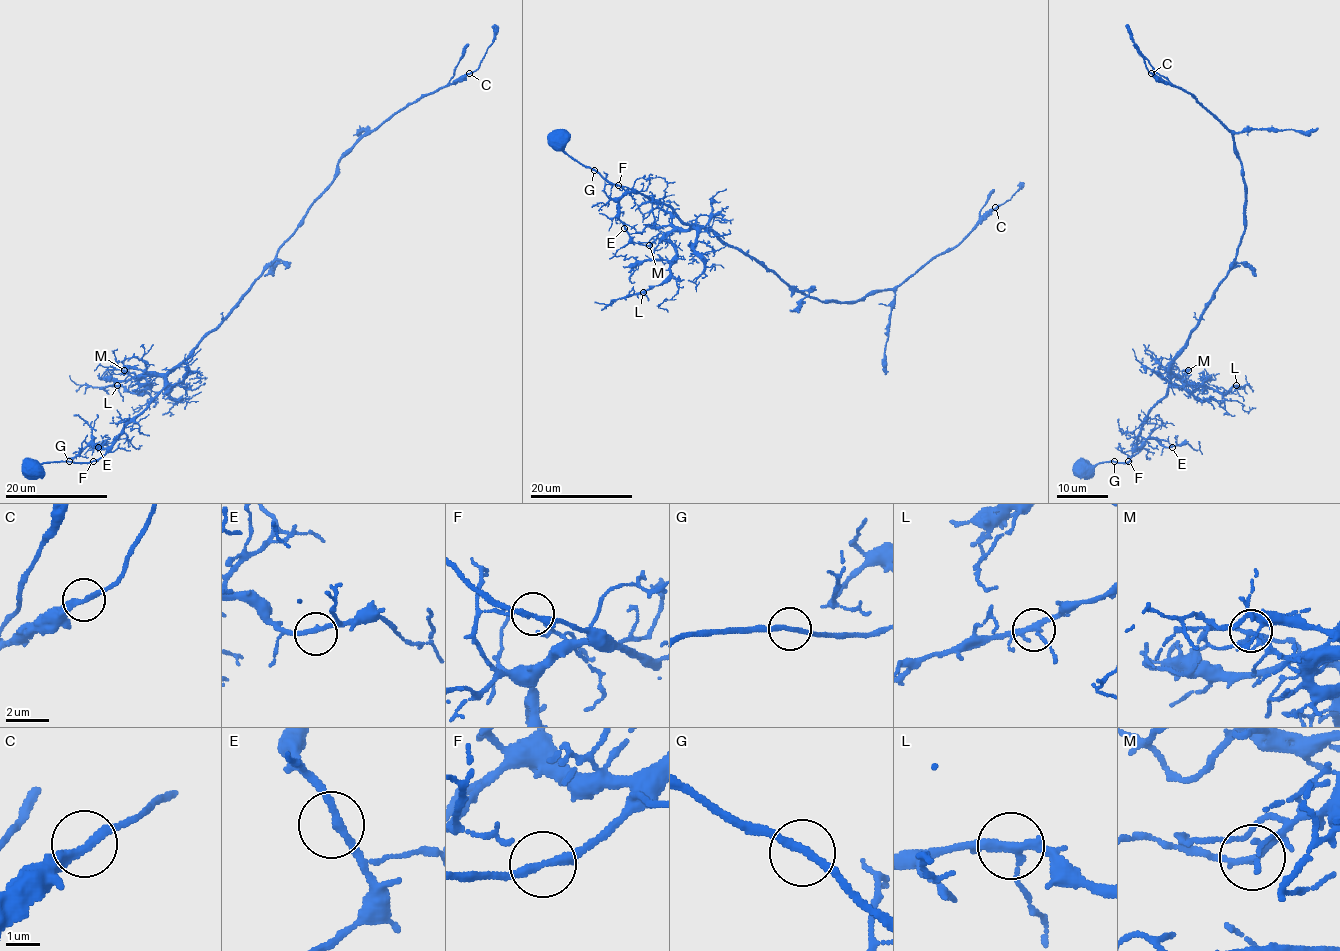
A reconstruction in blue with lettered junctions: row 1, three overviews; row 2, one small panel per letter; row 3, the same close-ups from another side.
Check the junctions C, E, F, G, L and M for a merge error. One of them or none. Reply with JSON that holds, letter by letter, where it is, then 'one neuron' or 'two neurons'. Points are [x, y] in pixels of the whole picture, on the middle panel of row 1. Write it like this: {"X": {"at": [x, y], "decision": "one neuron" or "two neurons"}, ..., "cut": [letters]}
{"C": {"at": [995, 207], "decision": "one neuron"}, "E": {"at": [624, 228], "decision": "one neuron"}, "F": {"at": [618, 185], "decision": "one neuron"}, "G": {"at": [594, 170], "decision": "one neuron"}, "L": {"at": [643, 292], "decision": "one neuron"}, "M": {"at": [649, 245], "decision": "one neuron"}, "cut": []}

